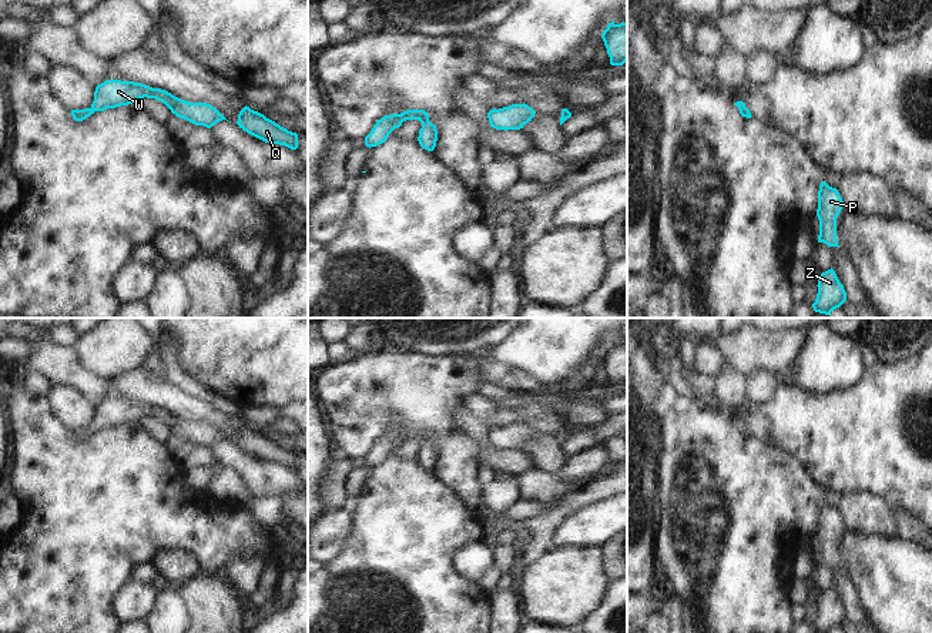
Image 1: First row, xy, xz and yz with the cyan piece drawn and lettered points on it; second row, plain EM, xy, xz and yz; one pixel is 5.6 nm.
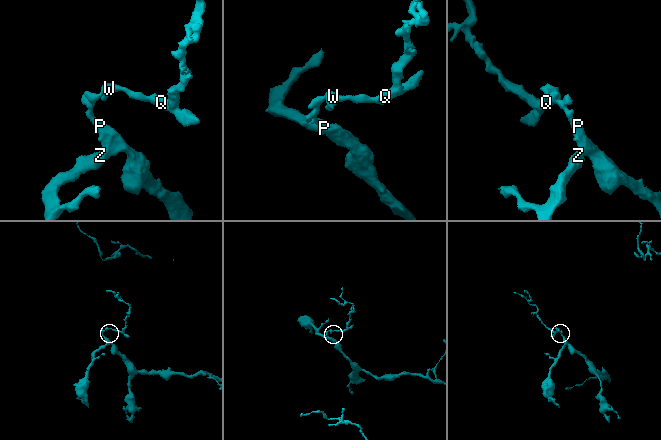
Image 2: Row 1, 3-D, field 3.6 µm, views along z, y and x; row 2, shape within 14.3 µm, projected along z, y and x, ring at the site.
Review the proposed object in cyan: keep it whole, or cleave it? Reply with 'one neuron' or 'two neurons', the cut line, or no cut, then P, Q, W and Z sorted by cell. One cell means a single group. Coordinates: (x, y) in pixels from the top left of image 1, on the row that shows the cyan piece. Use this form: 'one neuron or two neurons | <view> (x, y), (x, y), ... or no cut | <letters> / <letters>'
one neuron | no cut | P Q W Z

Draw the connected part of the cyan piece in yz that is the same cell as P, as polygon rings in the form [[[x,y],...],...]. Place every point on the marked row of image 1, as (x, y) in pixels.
[[[822,181],[818,191],[817,210],[817,217],[819,220],[818,242],[839,248],[837,238],[837,218],[842,210],[842,202],[838,190]]]

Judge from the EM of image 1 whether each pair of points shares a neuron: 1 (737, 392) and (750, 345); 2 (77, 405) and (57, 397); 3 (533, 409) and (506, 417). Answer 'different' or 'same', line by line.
1: different
2: same
3: same

